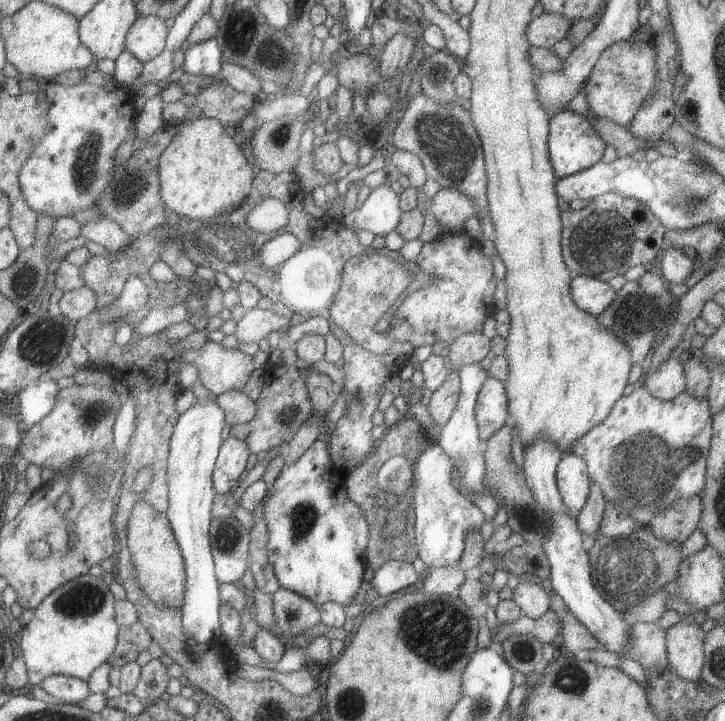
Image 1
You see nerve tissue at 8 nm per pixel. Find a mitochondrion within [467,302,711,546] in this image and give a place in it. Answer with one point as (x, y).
(645, 467)

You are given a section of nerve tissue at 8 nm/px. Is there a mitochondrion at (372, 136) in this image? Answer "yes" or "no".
no

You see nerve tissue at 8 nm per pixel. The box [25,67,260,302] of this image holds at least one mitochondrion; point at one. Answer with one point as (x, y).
(85, 167)

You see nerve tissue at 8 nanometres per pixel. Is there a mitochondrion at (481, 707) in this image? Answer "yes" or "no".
yes

